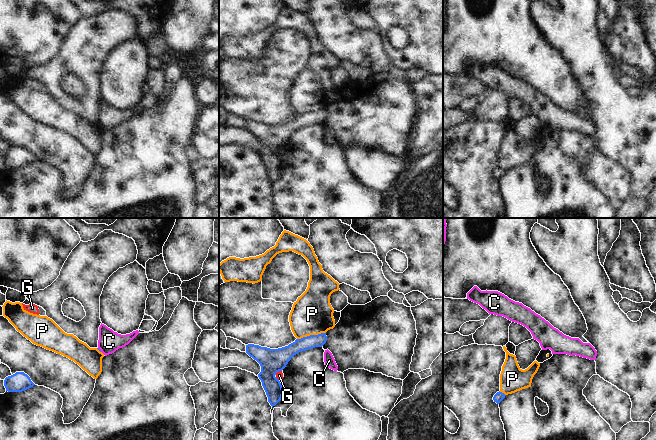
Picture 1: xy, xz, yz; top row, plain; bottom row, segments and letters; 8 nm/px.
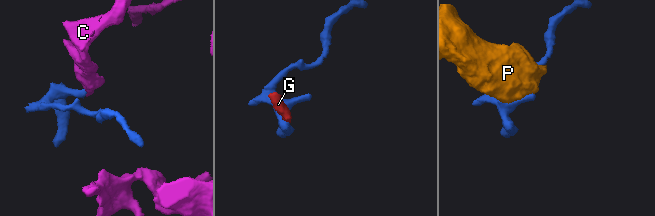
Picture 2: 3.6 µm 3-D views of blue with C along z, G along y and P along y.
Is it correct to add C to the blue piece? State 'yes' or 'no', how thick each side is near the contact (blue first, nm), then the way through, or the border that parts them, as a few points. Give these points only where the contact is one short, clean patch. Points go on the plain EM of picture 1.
no; 20 nm thick on the blue side, 180 nm on the other; border along xy (98, 123), (101, 127)

